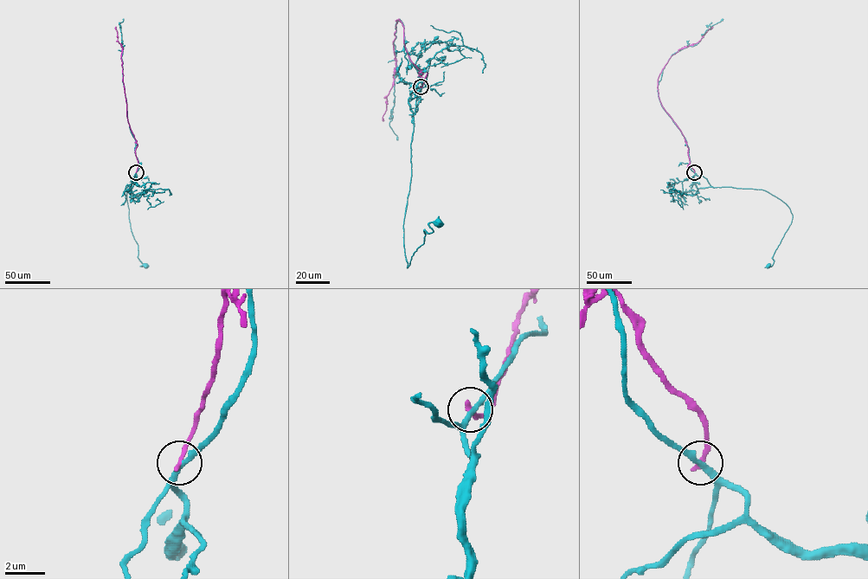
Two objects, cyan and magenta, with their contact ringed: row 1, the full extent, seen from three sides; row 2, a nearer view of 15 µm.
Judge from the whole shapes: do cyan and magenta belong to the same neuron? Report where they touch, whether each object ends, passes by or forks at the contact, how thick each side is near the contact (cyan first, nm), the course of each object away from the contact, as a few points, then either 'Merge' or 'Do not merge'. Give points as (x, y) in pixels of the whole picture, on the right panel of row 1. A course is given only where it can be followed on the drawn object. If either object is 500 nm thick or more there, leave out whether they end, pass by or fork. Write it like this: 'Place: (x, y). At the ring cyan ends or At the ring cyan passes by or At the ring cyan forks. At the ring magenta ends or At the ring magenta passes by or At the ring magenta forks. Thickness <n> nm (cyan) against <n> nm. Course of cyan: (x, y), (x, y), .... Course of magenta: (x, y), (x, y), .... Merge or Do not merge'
Place: (694, 172). At the ring cyan passes by. At the ring magenta ends. Thickness 280 nm (cyan) against 240 nm. Course of cyan: (694, 172), (713, 187), (765, 190), (788, 208), (791, 223), (773, 256), (774, 263), (768, 266). Course of magenta: (694, 172), (684, 135), (659, 100), (658, 79), (672, 54), (697, 42), (712, 27). Do not merge

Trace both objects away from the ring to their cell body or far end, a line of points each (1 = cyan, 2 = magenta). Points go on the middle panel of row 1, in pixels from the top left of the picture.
1: (421, 86), (403, 222), (408, 267), (423, 243), (423, 231), (431, 233), (429, 222), (438, 221)
2: (421, 86), (424, 79), (419, 75), (423, 73), (408, 56), (402, 24), (396, 19), (395, 67), (383, 120)

